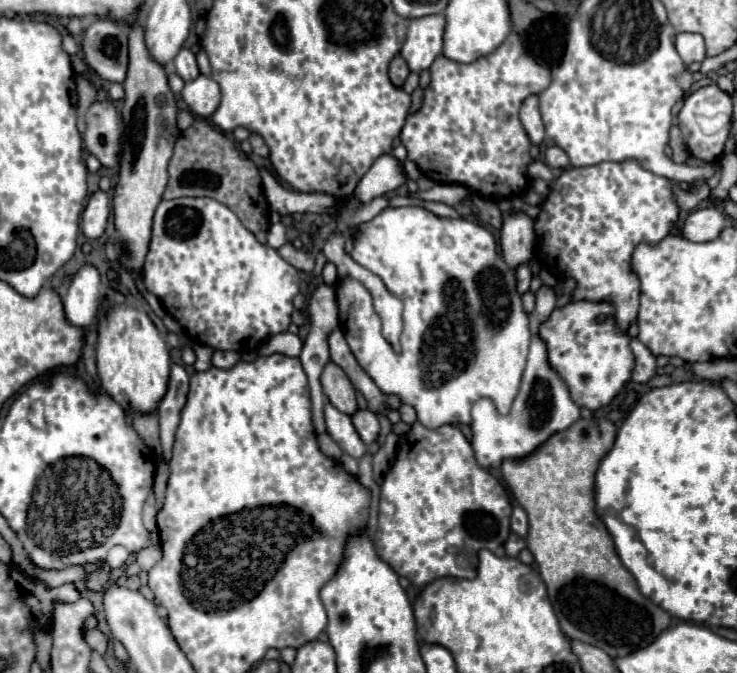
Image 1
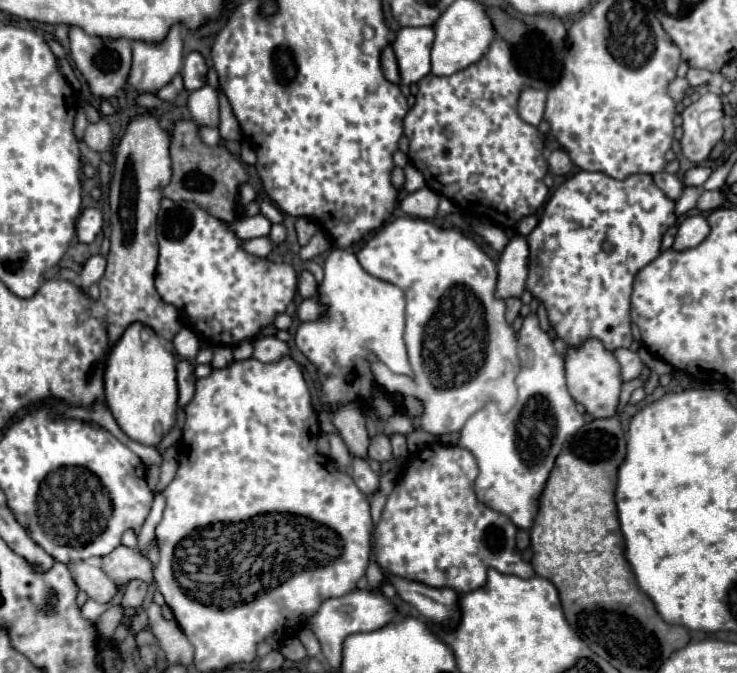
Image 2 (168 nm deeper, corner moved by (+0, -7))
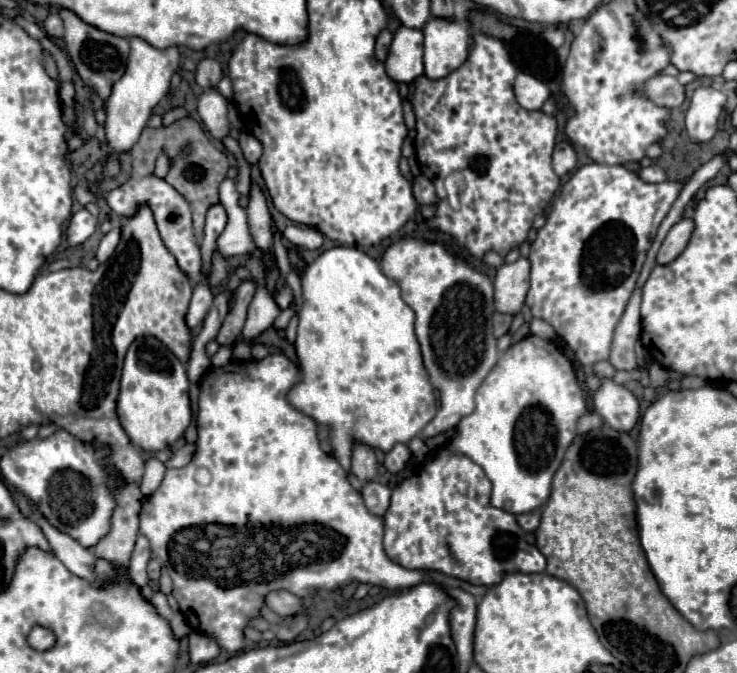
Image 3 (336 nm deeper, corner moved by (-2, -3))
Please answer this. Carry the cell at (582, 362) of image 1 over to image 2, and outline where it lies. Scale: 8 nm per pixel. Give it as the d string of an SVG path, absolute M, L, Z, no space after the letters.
M588 340L582 348L570 348L566 354L566 378L568 390L576 402L580 402L586 412L594 418L612 418L618 410L620 400L620 366L612 352L608 352L598 340Z

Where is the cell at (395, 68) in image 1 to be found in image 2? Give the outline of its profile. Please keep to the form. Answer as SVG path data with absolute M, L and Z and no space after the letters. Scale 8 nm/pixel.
M386 46L382 50L382 56L380 56L380 62L382 62L382 70L384 70L384 76L390 80L390 82L400 82L400 74L398 74L398 66L396 66L396 58L394 58L394 52L392 52L392 46Z

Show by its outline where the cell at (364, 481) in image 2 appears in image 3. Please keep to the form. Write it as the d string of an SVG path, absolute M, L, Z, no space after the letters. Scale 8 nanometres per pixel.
M378 480L364 482L362 498L372 514L382 516L386 512L386 506L390 506L390 488L386 484L380 484Z

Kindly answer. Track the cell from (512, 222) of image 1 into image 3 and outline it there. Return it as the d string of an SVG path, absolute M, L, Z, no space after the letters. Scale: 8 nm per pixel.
M520 256L512 264L502 264L494 278L494 306L498 312L518 314L526 292L528 292L528 278L530 278L530 260Z

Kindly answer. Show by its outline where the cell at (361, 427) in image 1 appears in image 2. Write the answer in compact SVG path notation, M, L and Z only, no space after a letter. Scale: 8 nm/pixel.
M374 436L372 442L370 442L370 450L368 450L368 456L376 462L390 462L394 456L392 456L392 446L390 446L390 440L386 436Z

